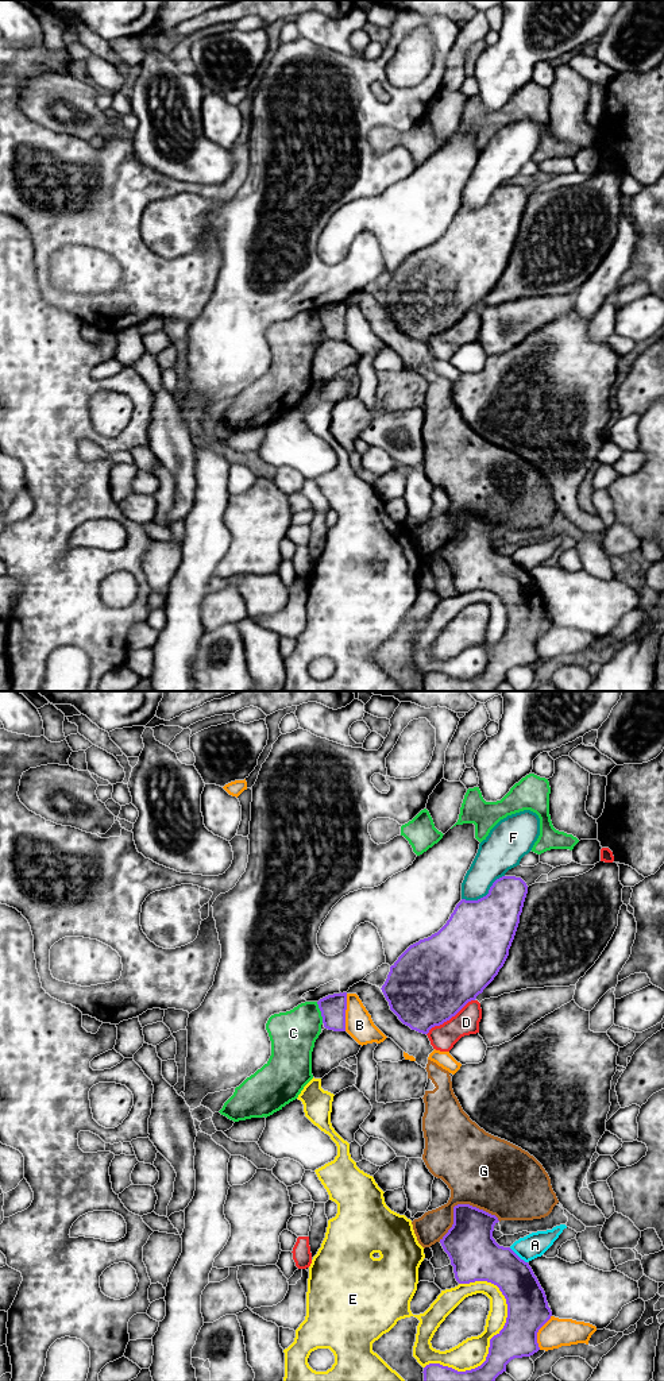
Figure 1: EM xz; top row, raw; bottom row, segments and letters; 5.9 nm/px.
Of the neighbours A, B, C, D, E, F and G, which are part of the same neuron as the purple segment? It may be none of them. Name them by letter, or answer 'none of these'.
none of these

